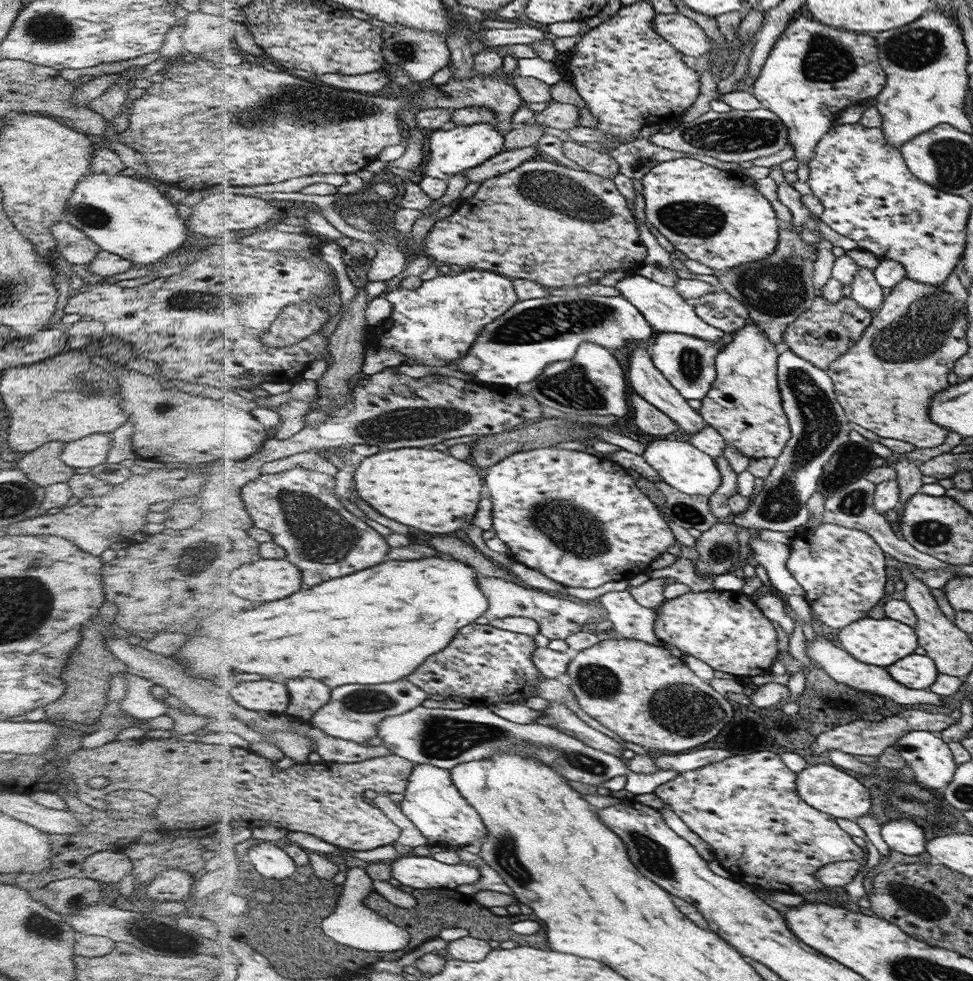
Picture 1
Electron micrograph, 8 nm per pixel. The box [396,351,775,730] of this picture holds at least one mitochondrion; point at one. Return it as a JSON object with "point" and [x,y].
{"point":[571,529]}

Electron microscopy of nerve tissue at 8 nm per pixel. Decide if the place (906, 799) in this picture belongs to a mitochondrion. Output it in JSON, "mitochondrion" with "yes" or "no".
{"mitochondrion":"yes"}

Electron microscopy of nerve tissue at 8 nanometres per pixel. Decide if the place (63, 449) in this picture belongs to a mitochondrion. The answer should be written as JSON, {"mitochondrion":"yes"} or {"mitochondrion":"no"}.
{"mitochondrion":"no"}

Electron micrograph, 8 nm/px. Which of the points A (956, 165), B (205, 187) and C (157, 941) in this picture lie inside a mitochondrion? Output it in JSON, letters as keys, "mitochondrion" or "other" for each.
{"A":"mitochondrion","B":"other","C":"mitochondrion"}

